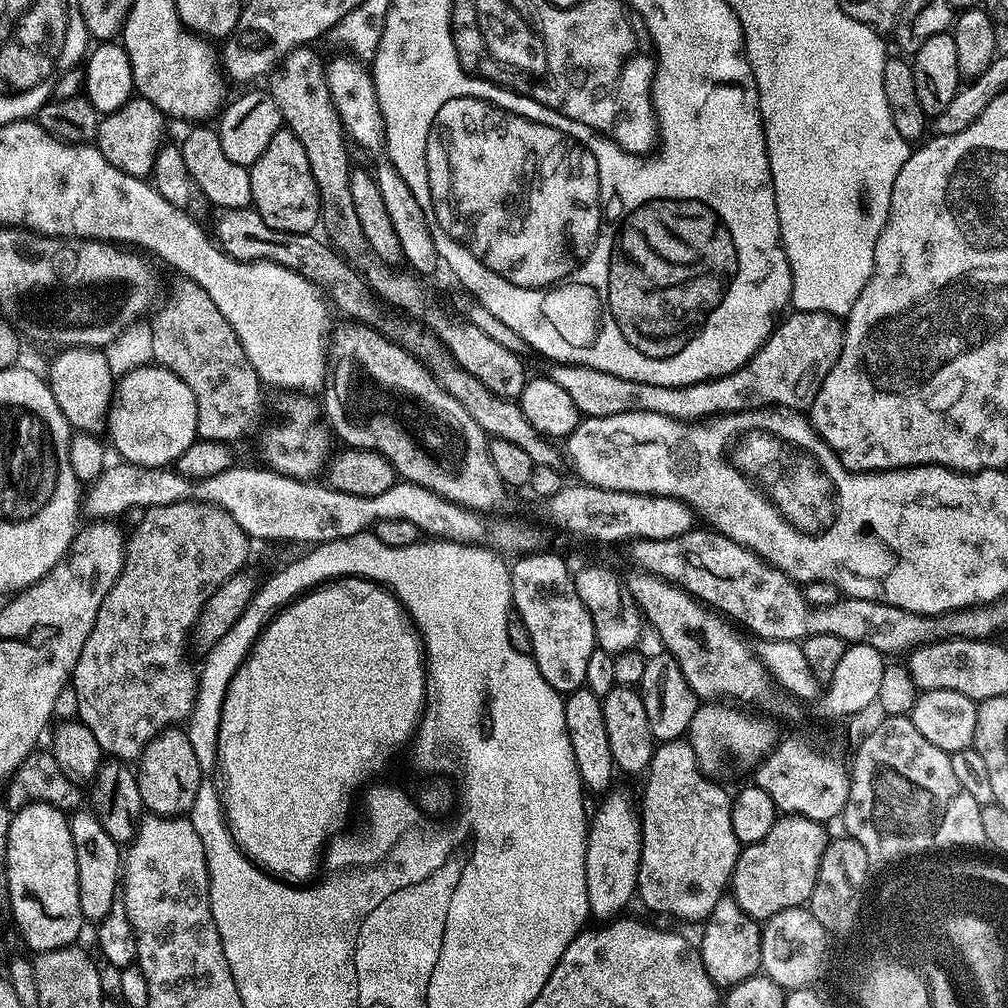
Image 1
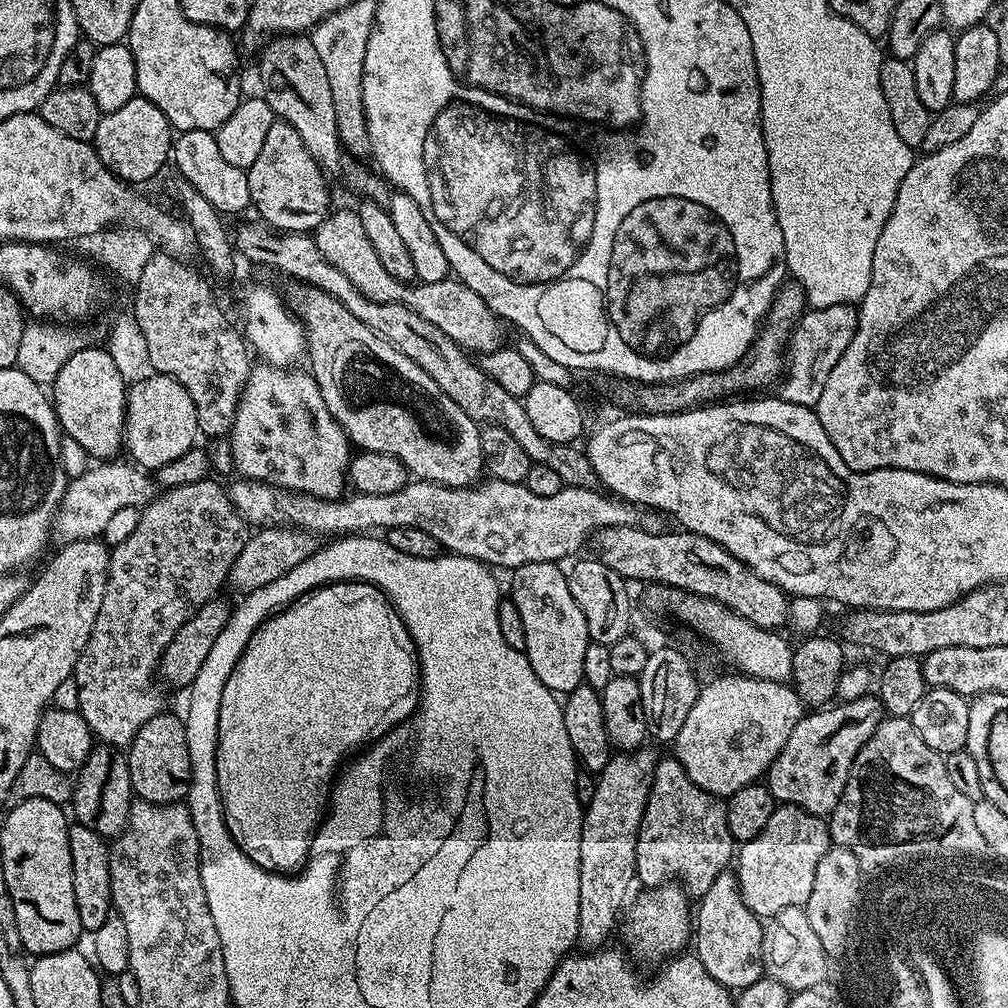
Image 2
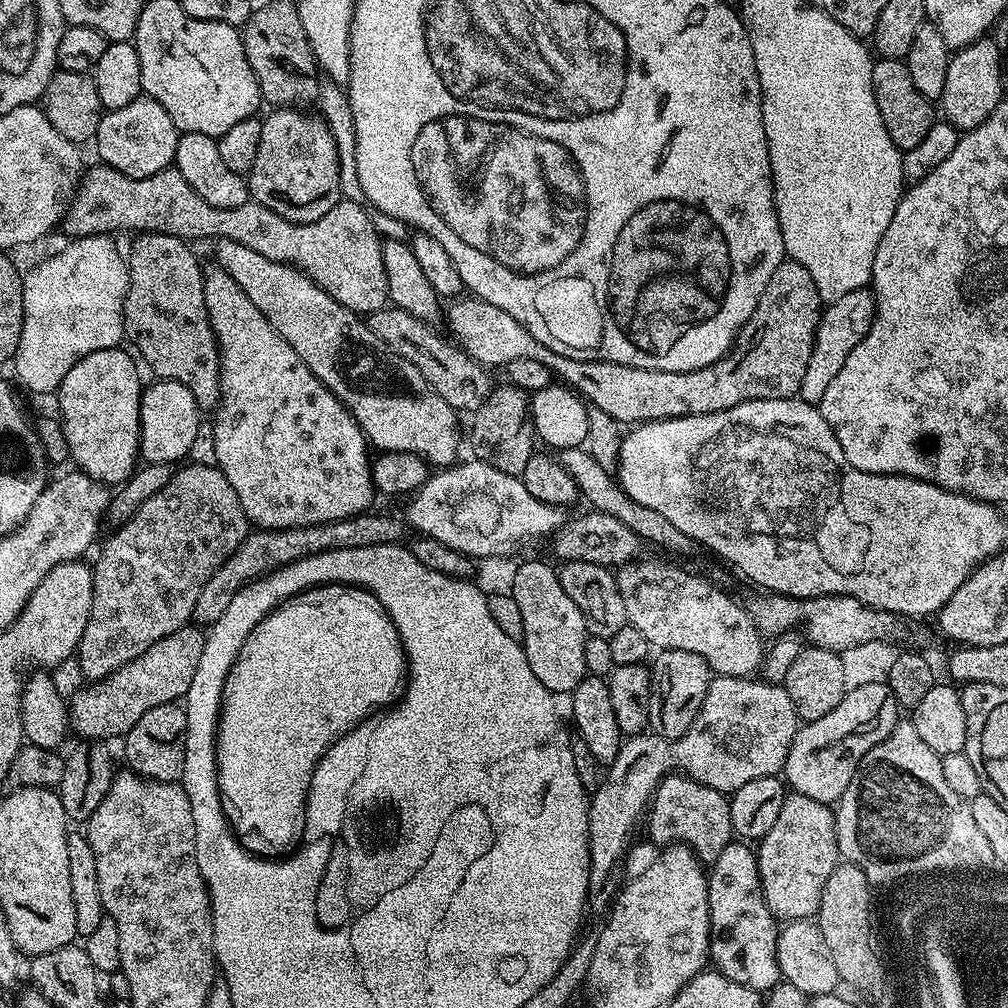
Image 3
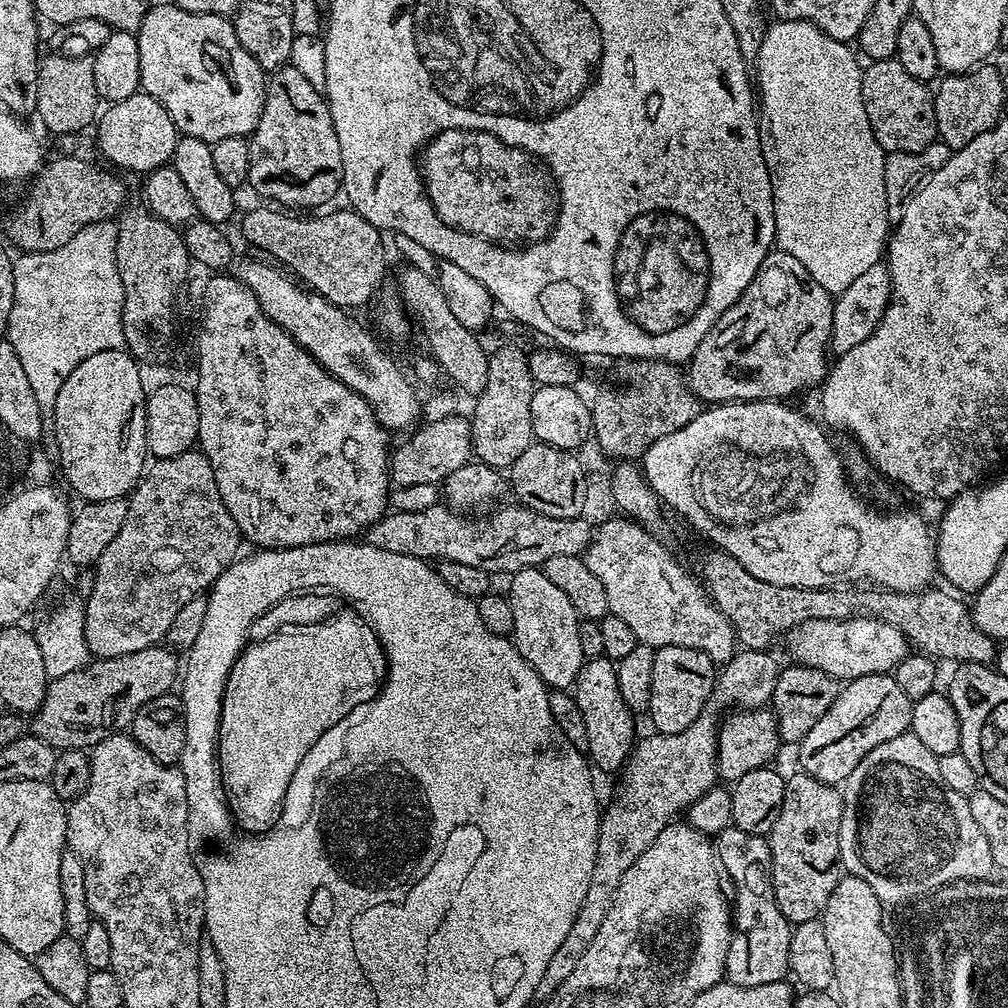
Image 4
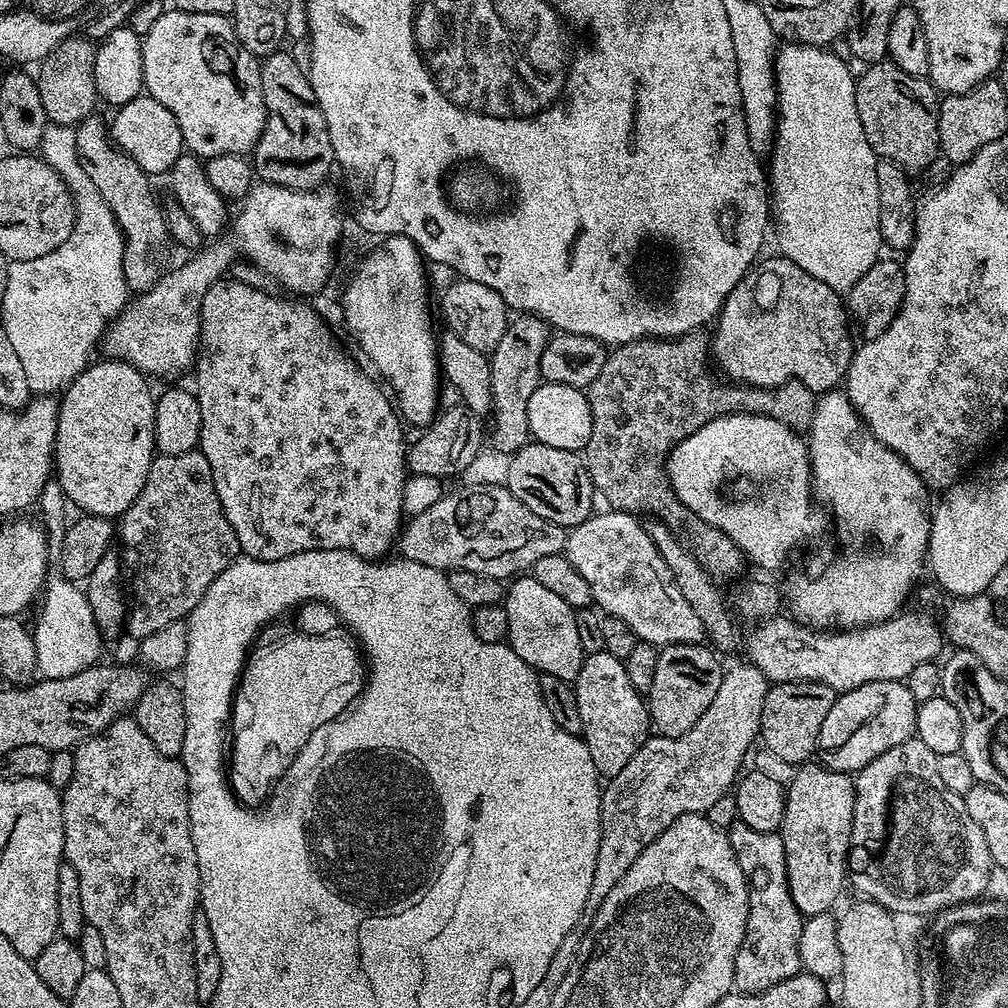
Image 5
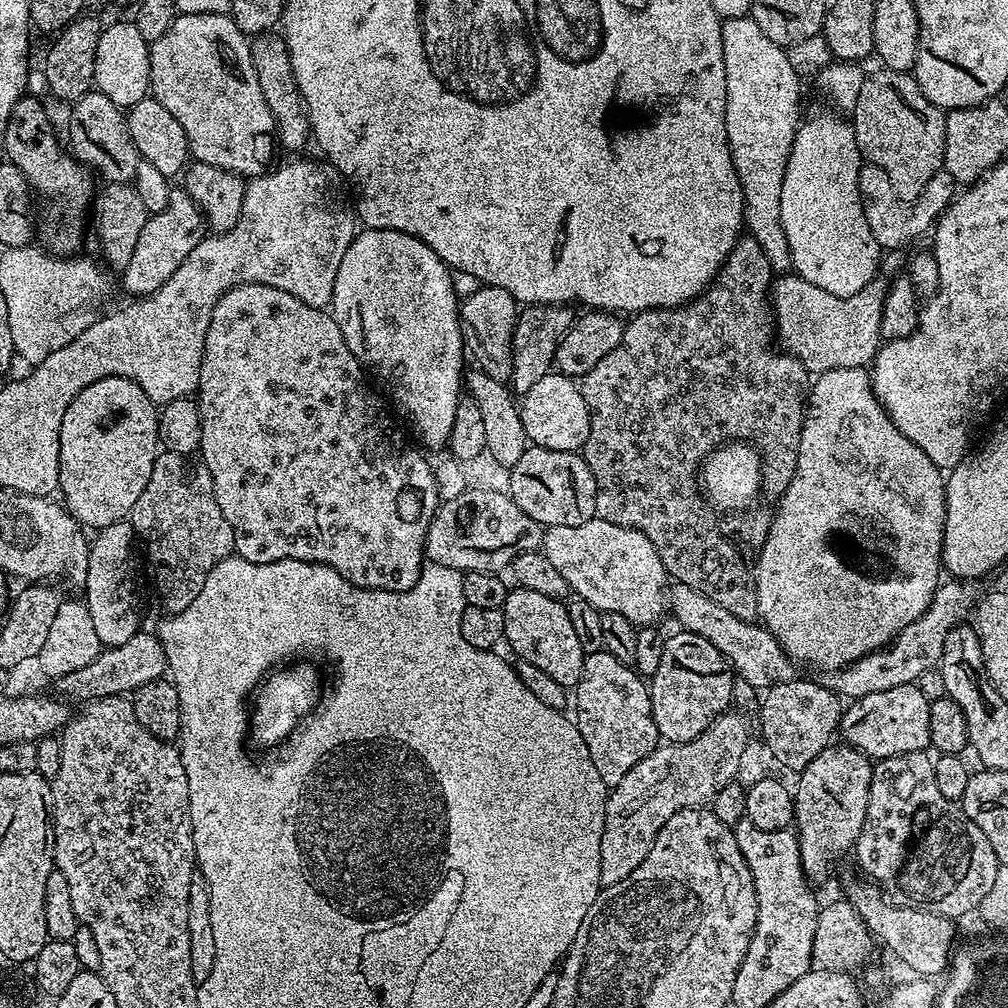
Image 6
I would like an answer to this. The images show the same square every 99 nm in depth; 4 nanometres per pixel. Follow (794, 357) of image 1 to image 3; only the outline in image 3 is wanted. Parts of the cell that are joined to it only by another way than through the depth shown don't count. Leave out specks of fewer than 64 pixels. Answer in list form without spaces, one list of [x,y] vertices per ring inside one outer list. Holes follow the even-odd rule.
[[[867,287],[854,290],[850,294],[842,294],[842,298],[831,301],[823,309],[820,325],[816,327],[816,341],[812,347],[810,362],[806,366],[806,374],[802,374],[799,399],[808,404],[820,405],[822,394],[826,394],[826,386],[834,382],[834,377],[838,370],[842,370],[846,358],[850,358],[850,350],[854,350],[854,346],[858,346],[858,342],[866,338],[875,317],[876,298]]]

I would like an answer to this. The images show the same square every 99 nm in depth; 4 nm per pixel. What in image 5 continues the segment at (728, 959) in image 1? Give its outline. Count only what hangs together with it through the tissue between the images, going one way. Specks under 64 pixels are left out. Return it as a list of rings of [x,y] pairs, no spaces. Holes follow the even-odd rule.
[[[737,819],[727,828],[728,841],[748,879],[748,917],[746,934],[736,959],[737,993],[765,992],[786,978],[801,975],[800,935],[805,917],[800,915],[794,898],[790,898],[790,886],[786,874],[786,850],[779,832],[763,832],[746,826]]]

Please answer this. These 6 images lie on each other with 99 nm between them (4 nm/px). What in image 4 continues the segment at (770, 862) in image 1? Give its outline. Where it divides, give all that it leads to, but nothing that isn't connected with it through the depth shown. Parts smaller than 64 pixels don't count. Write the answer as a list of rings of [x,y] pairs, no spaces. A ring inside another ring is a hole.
[[[796,770],[792,777],[789,775],[785,779],[782,810],[778,818],[774,818],[774,826],[766,839],[772,859],[772,893],[776,896],[778,910],[782,910],[793,926],[821,919],[834,890],[832,867],[838,849],[843,809],[844,793],[837,785],[822,782],[803,770]]]

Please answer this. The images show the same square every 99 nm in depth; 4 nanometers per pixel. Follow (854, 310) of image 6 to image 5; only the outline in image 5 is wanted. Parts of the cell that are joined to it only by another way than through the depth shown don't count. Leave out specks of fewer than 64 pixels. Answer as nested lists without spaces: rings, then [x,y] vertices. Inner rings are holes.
[[[782,254],[769,260],[761,259],[748,269],[747,274],[734,286],[734,290],[720,307],[715,321],[716,333],[710,336],[710,356],[725,372],[729,381],[750,388],[776,388],[797,380],[805,384],[813,394],[823,394],[835,389],[845,379],[852,361],[854,343],[848,333],[850,317],[841,293],[834,291],[826,282],[818,282],[802,266],[790,262]]]

